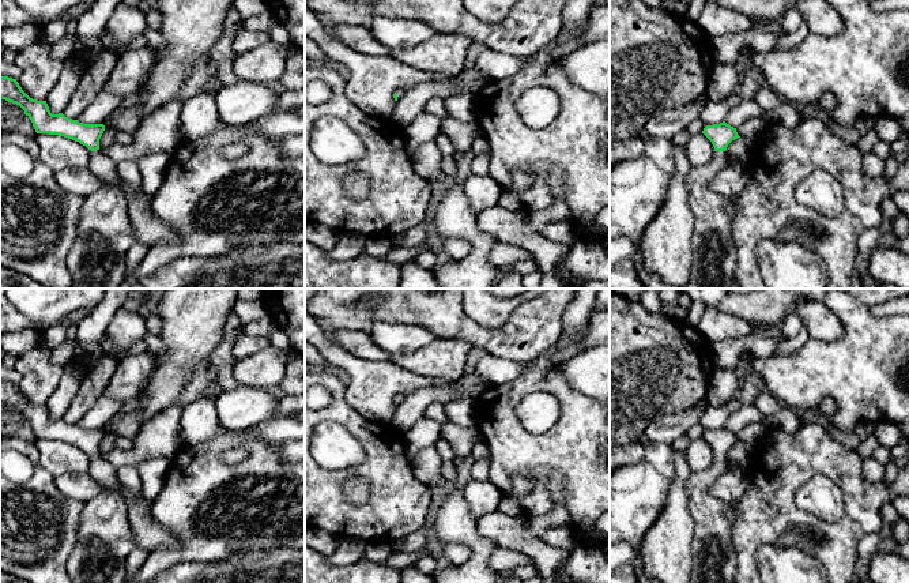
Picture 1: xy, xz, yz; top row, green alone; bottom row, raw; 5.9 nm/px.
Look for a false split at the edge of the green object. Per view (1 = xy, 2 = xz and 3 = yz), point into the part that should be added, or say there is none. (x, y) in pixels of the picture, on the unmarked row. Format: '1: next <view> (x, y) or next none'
1: next xy (105, 540)
2: next xz (402, 397)
3: next yz (713, 559)

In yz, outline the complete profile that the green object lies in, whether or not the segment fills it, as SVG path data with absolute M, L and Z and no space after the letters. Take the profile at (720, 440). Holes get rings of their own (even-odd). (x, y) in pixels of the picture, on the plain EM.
M725 426L706 430L702 439L716 458L705 470L691 473L686 484L694 520L690 583L735 583L738 558L731 537L733 509L714 497L710 486L728 469L725 455L740 443Z

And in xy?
M0 381L0 403L19 410L31 425L37 439L64 441L93 456L88 474L101 486L101 492L84 503L78 539L67 561L67 572L71 583L125 583L125 561L136 543L128 520L128 504L117 488L116 469L99 454L99 444L105 430L83 429L65 422L63 418L52 420L46 406L30 403L16 384L8 381Z

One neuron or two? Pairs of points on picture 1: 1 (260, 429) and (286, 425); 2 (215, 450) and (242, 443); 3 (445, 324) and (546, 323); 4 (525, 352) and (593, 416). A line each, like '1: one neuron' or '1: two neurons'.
1: one neuron
2: one neuron
3: one neuron
4: two neurons

